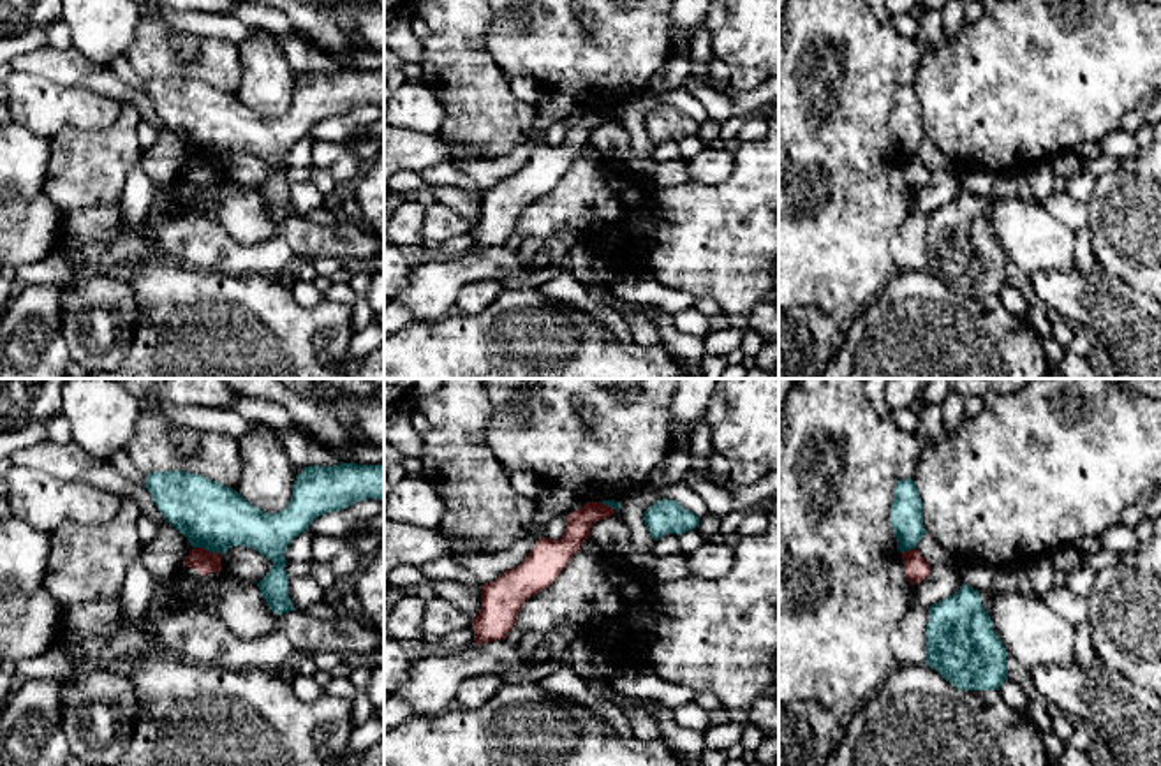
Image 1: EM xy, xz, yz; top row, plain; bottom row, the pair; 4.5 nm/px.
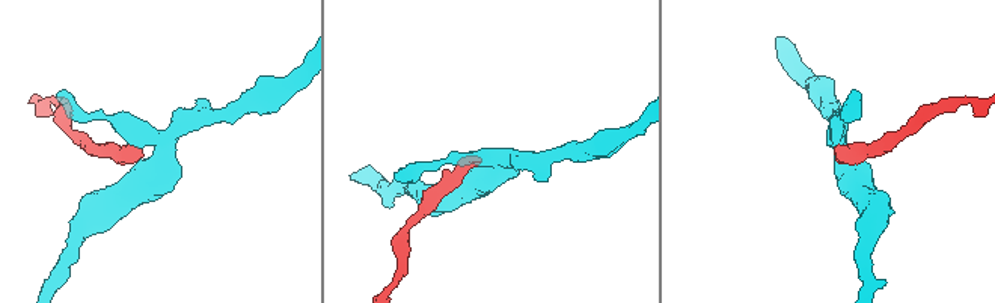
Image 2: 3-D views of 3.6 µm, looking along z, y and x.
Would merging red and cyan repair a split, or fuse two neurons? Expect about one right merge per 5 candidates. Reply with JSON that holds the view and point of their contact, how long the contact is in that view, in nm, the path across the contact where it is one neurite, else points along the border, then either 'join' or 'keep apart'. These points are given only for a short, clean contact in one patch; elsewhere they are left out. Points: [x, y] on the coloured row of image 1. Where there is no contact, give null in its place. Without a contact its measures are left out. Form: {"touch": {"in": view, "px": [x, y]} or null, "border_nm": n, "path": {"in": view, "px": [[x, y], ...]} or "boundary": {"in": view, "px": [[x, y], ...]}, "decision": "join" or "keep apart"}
{"touch": {"in": "xy", "px": [205, 550]}, "border_nm": 140, "boundary": {"in": "xy", "px": [[192, 545], [221, 555]]}, "decision": "keep apart"}

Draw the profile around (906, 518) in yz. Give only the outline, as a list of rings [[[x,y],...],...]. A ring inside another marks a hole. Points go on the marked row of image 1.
[[[902,479],[893,490],[890,511],[891,528],[900,553],[914,549],[925,534],[921,500],[913,479]]]

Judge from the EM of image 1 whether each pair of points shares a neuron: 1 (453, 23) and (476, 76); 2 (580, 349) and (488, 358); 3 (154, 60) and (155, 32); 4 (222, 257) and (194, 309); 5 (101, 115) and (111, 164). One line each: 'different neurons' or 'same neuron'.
1: same neuron
2: same neuron
3: same neuron
4: different neurons
5: different neurons

